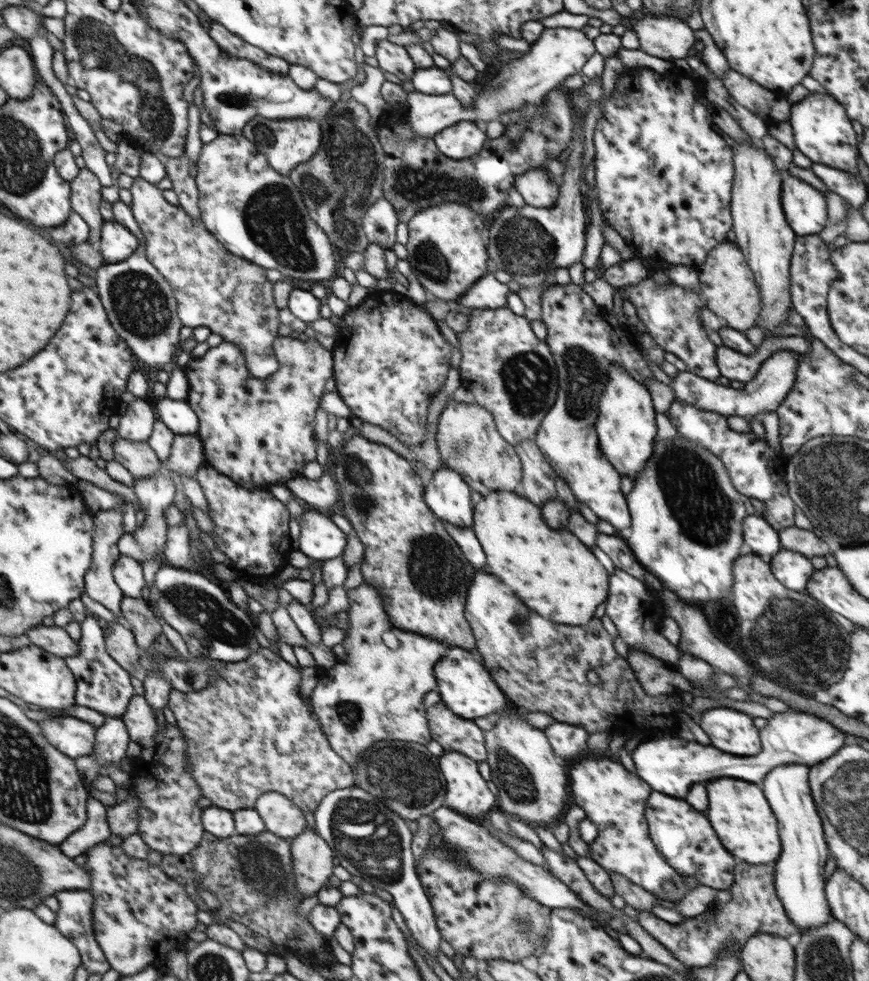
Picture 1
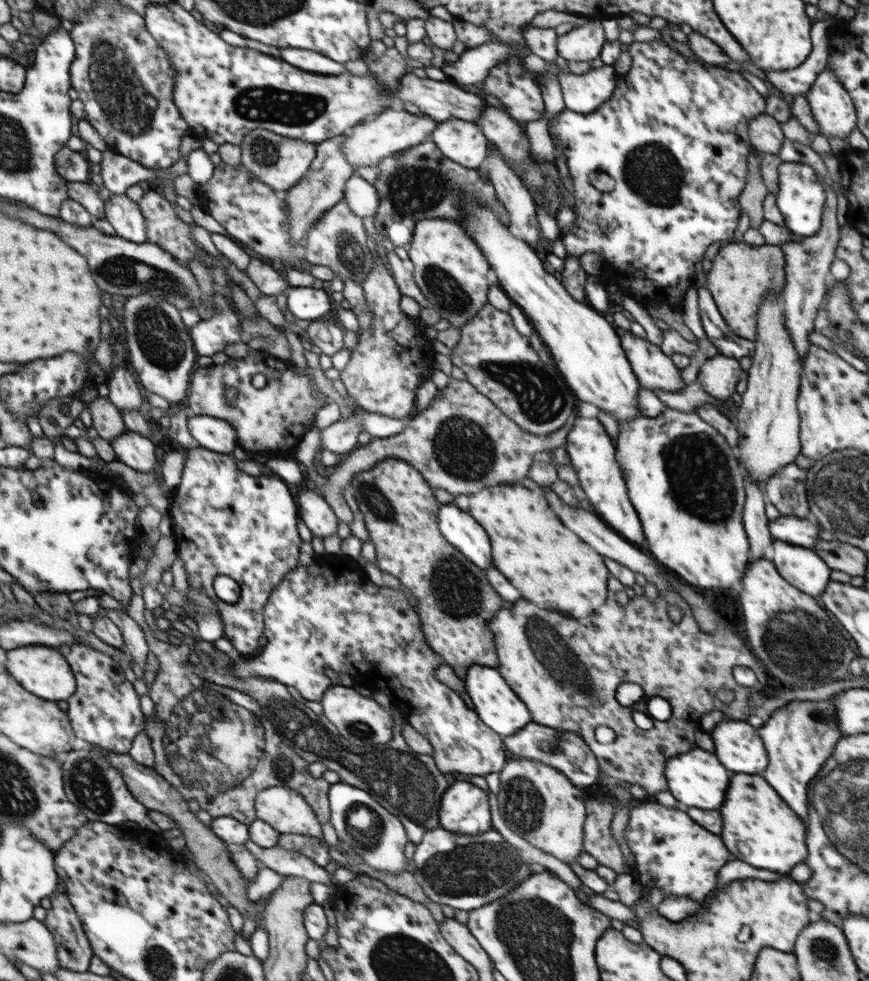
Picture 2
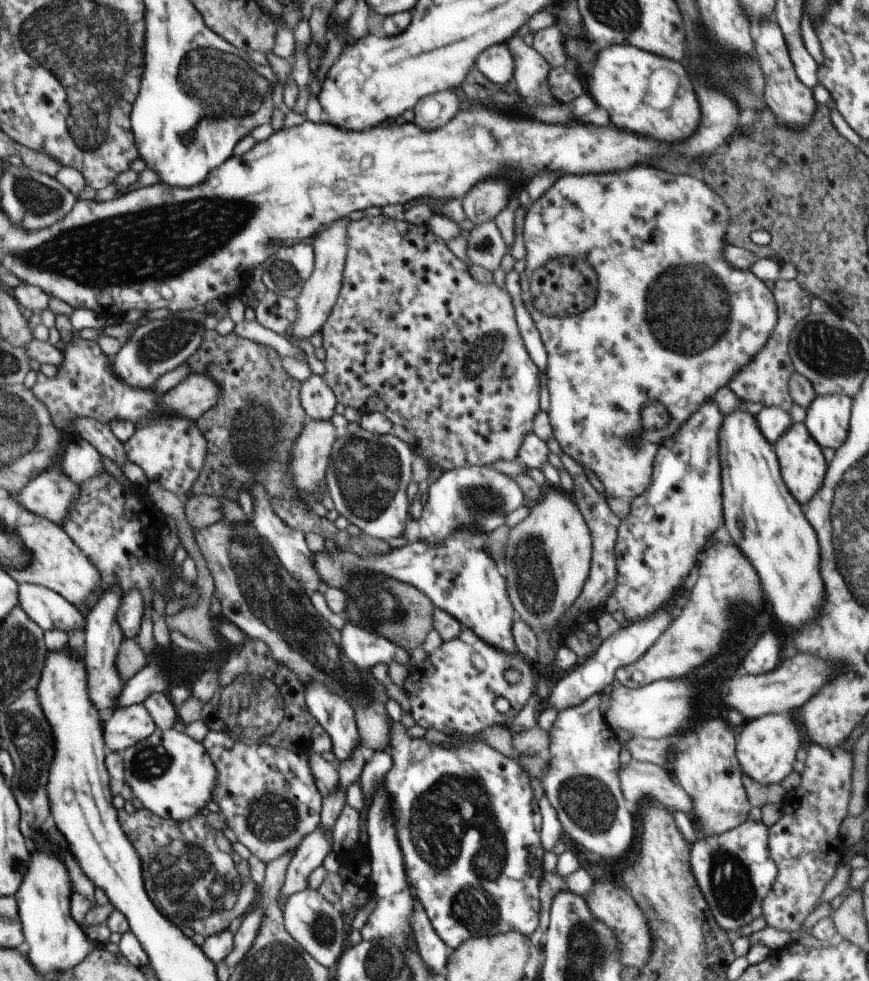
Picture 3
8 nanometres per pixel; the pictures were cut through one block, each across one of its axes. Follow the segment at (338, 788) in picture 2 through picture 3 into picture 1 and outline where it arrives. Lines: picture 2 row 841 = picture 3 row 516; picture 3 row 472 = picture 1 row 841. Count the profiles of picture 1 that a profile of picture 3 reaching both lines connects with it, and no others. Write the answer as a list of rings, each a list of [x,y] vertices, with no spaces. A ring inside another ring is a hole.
[[[356,785],[328,793],[314,815],[316,832],[333,848],[334,864],[343,866],[375,888],[390,892],[395,908],[401,912],[413,937],[430,956],[436,957],[441,932],[415,867],[411,849],[413,834],[407,821],[390,810],[383,799]]]

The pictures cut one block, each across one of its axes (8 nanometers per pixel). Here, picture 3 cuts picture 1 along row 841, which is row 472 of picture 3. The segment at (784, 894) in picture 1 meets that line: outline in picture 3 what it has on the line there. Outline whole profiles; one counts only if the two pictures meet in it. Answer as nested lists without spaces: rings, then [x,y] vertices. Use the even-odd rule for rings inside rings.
[[[793,422],[792,426],[778,439],[774,447],[782,478],[790,494],[792,494],[802,506],[805,506],[822,486],[826,470],[828,470],[821,446],[810,436],[810,432],[808,432],[804,422]]]

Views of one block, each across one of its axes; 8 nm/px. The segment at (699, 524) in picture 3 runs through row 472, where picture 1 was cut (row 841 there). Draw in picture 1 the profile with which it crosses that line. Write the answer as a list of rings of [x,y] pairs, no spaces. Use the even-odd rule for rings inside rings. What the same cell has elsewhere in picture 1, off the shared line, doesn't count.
[[[652,791],[645,806],[645,817],[654,846],[678,874],[686,878],[692,876],[700,885],[716,890],[728,890],[731,887],[734,882],[736,858],[720,844],[704,814],[696,812],[684,800]]]

